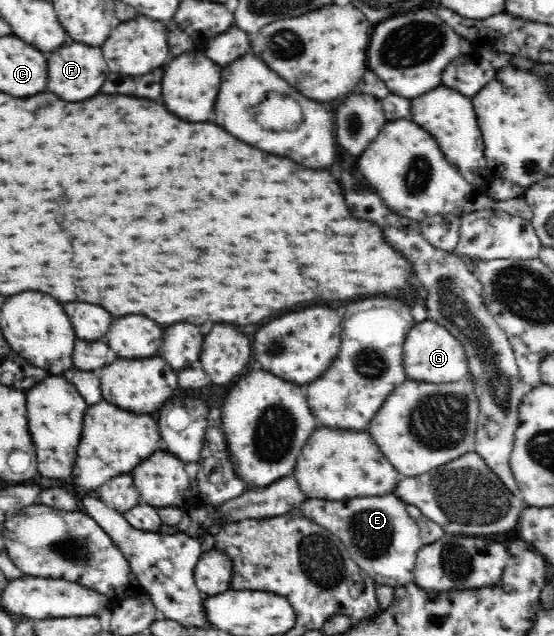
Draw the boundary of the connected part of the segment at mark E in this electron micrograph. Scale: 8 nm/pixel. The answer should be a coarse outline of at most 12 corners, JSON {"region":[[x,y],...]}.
{"region":[[395,496],[305,498],[377,584],[414,580],[424,545]]}

